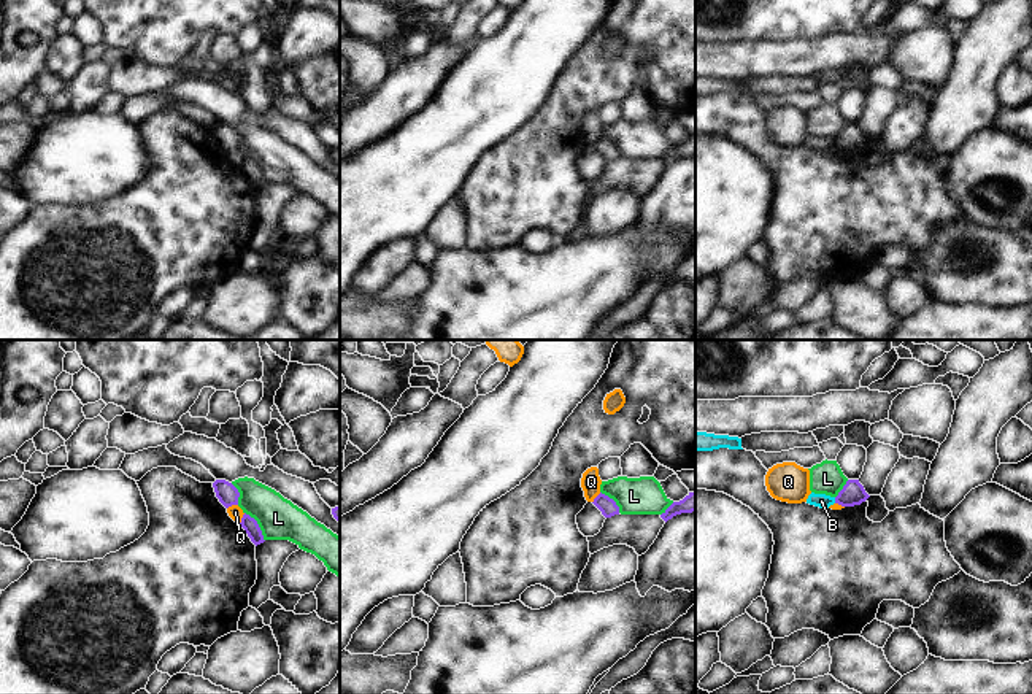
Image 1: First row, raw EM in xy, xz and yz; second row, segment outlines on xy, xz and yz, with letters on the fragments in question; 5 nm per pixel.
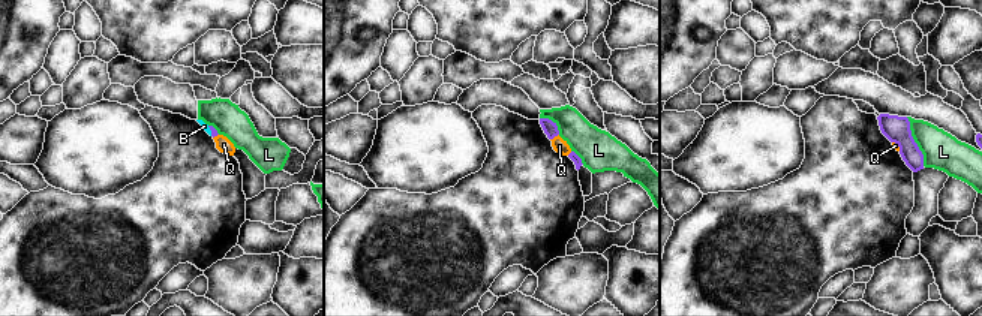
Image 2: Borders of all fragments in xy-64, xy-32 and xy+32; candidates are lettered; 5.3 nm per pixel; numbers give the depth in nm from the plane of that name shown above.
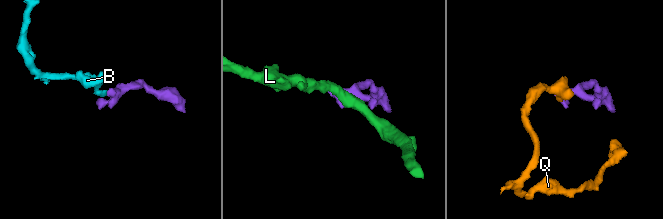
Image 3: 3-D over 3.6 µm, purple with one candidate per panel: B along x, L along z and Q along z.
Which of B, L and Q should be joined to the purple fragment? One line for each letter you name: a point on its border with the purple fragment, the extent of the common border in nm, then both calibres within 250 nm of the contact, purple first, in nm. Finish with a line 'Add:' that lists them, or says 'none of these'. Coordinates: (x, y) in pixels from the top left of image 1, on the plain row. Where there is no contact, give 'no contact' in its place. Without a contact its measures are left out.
Add: none of these

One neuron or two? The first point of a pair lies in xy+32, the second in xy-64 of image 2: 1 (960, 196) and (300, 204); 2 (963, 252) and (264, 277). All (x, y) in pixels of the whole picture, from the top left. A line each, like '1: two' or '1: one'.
1: one
2: two

